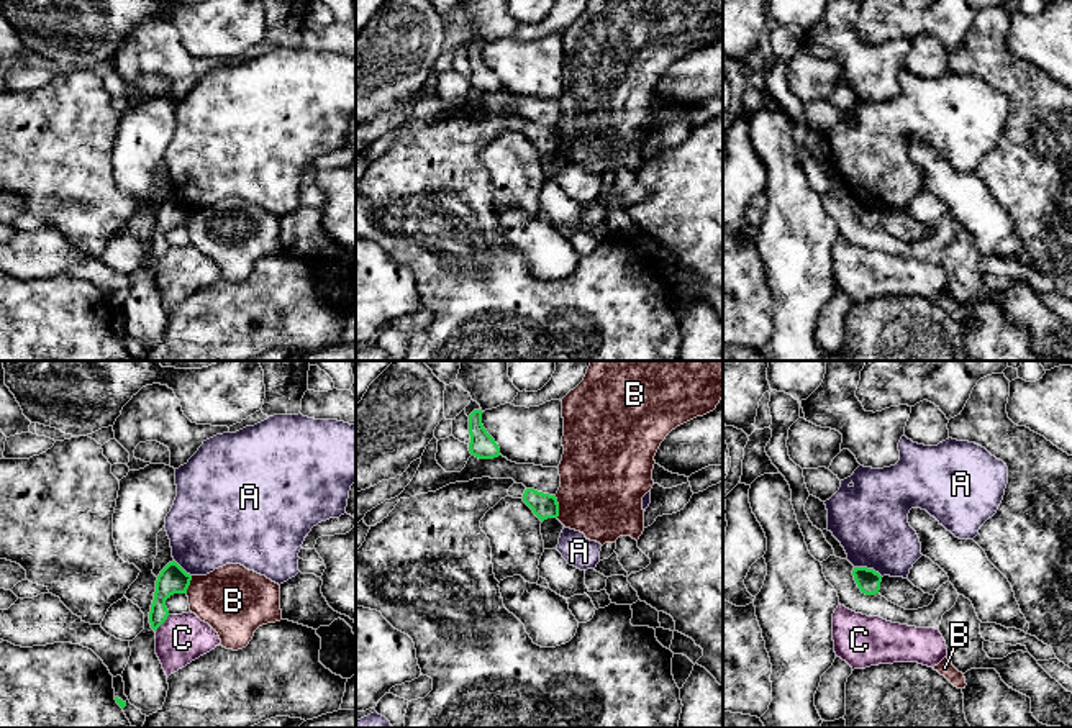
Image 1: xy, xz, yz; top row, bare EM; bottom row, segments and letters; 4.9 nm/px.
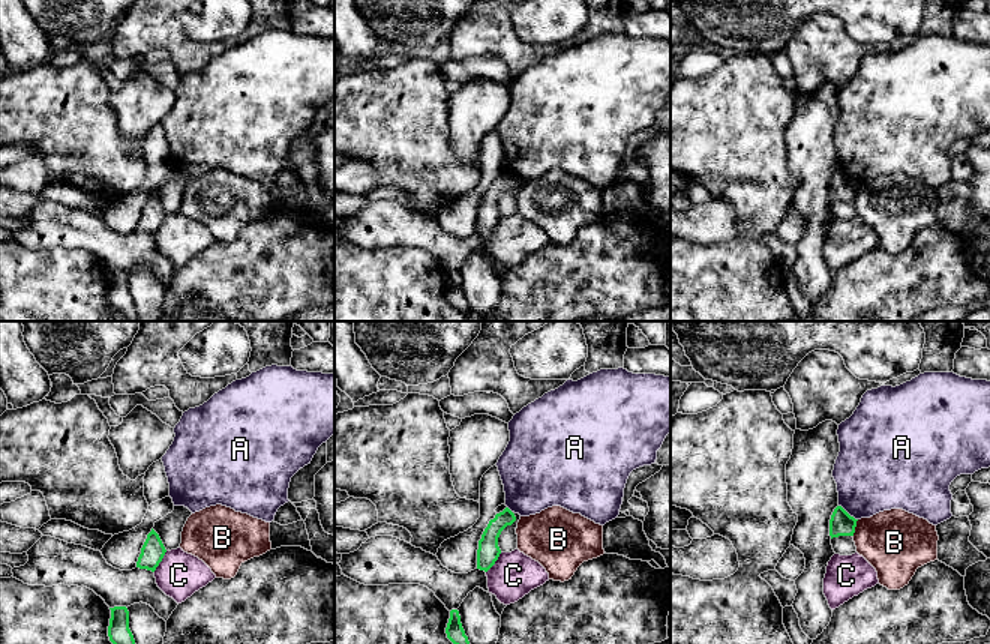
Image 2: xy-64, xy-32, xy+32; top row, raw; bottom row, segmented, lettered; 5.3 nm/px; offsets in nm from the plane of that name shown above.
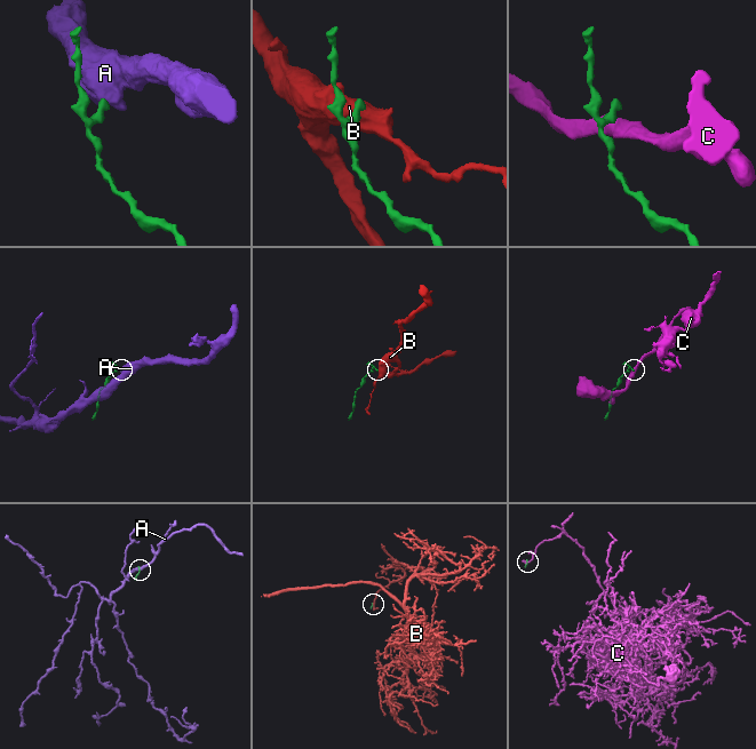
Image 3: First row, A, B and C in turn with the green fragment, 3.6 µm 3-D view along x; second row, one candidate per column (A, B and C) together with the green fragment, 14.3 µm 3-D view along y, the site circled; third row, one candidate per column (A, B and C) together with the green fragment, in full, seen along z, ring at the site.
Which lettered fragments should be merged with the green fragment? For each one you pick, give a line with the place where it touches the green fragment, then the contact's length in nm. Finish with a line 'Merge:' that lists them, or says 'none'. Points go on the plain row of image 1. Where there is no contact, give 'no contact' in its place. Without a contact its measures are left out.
Merge: none

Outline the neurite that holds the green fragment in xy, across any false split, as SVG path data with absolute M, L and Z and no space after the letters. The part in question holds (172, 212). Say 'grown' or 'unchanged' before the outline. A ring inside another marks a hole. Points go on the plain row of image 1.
unchanged | M175 193L169 195L156 213L154 233L149 244L151 261L156 264L169 249L166 233L174 226L187 226L192 208Z

